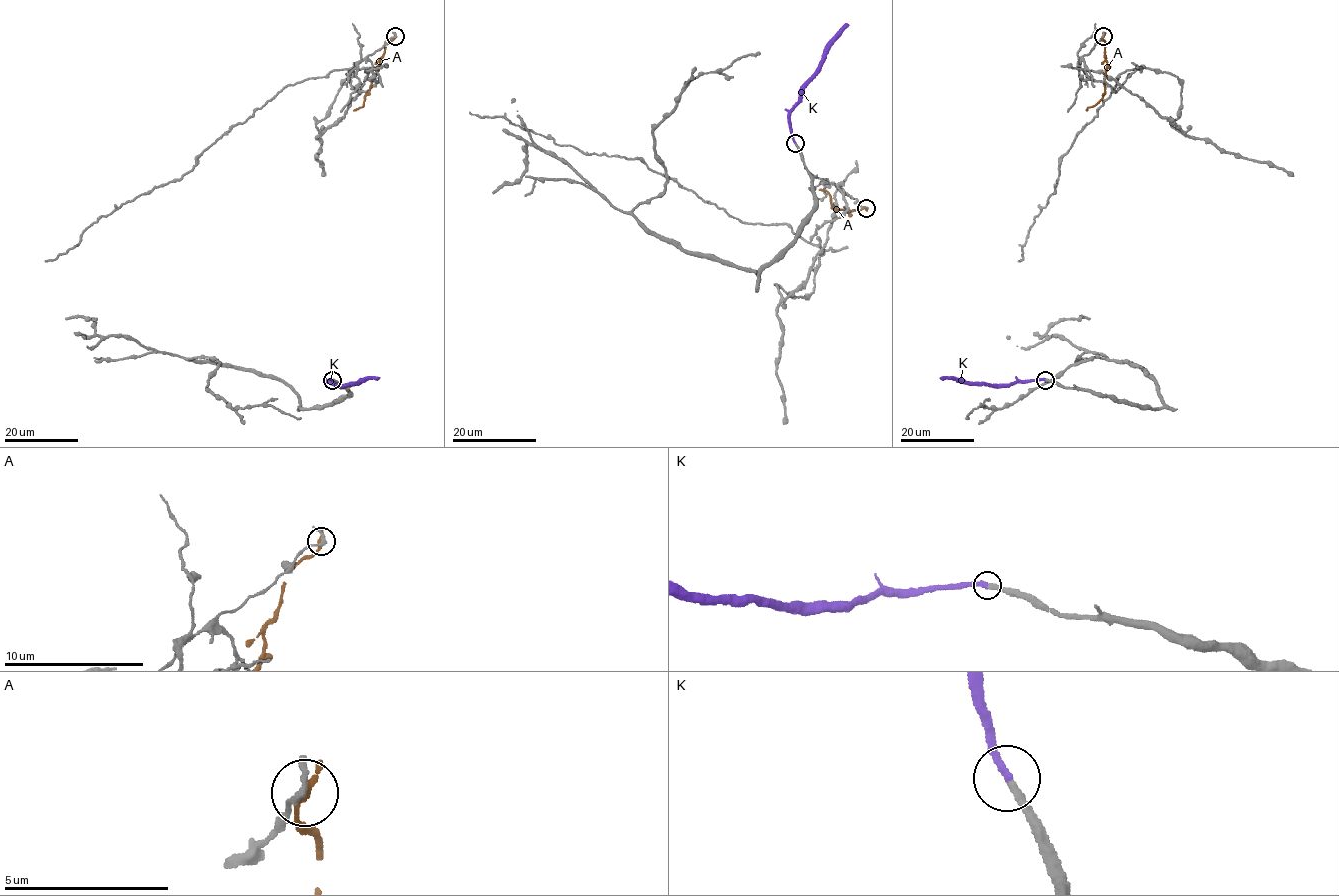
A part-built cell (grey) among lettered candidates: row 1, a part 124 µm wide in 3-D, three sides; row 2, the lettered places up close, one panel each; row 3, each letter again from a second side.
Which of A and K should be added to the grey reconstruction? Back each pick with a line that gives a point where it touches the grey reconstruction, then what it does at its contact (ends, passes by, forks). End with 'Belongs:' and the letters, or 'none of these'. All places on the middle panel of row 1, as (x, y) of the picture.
K: Touches grey at (795, 143). It ends there
Belongs: K

